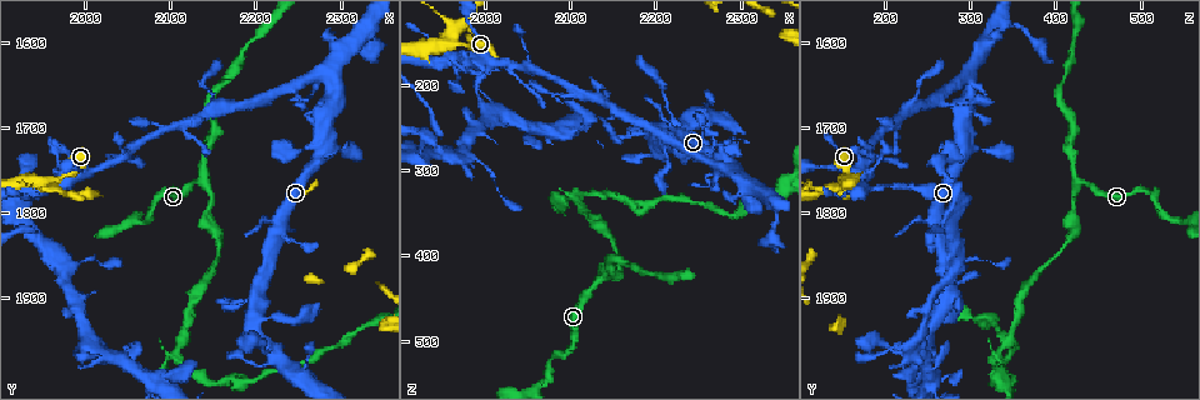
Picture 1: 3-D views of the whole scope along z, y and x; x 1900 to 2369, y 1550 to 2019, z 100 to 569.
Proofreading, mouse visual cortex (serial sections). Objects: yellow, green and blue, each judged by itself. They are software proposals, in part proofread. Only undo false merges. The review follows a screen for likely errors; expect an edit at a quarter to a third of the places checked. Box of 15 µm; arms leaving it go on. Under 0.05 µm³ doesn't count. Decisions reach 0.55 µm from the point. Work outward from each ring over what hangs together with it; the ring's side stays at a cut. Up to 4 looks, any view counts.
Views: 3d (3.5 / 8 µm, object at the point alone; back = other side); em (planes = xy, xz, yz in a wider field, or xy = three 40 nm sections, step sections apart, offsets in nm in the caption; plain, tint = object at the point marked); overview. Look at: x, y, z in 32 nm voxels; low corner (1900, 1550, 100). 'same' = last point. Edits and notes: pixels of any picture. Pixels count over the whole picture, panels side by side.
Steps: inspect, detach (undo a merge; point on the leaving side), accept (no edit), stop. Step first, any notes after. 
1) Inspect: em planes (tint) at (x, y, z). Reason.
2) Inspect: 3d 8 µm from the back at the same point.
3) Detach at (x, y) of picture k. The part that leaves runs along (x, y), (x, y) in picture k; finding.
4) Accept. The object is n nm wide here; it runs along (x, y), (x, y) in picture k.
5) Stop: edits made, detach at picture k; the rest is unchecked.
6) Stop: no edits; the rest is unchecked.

Inspect: 3d 3.5 µm at (2140, 1765, 425).

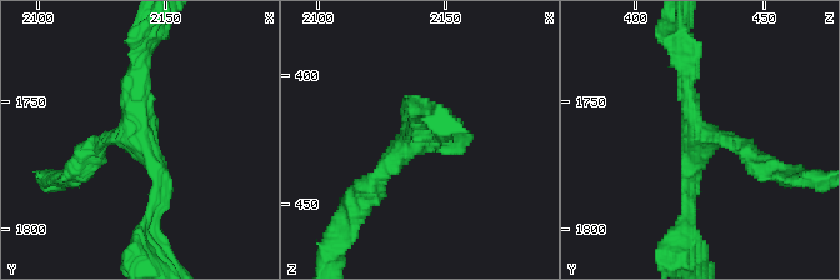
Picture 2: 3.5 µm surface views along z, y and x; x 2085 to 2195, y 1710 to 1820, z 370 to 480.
Inspect: em xy step 3 (plain) at (2137, 1766, 426). 3 arms meet here; the arms are 150, 250, 250 nm wide.

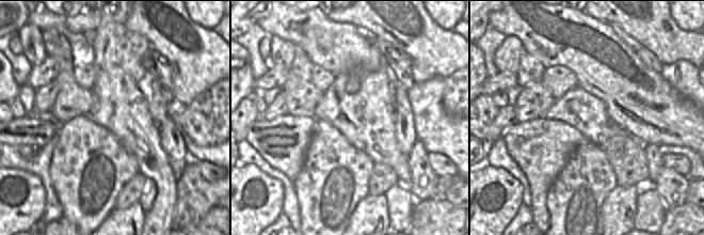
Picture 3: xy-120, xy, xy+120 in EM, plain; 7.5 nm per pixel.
Inspect: em xy step 3 (tint) at the same point.

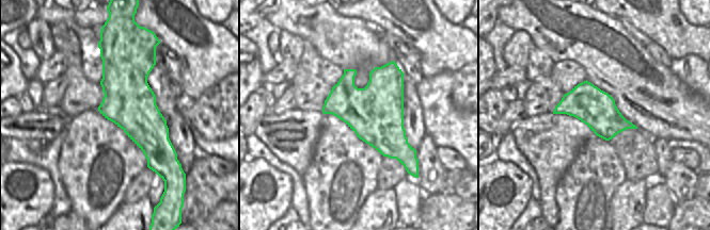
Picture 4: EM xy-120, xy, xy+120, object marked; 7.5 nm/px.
Accept. It runs along (119, 45), (158, 170) in picture 4; one cell here.

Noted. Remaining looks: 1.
Inspect: 3d 3.5 µm at (1965, 1765, 150). Branch point.

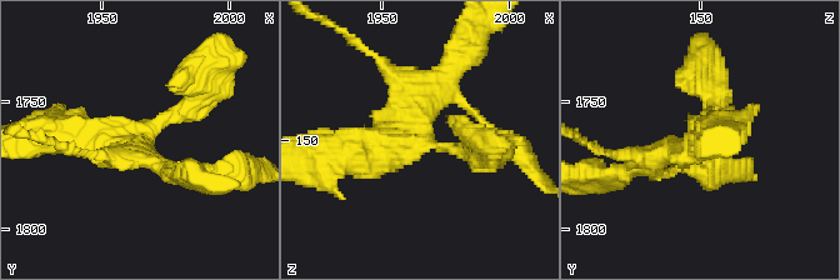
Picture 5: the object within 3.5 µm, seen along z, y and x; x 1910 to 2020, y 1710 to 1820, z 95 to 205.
Accept. 4 arms meet here; it runs along (209, 83), (144, 136), (60, 133) in picture 5; continuous, no second cell.

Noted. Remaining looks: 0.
Stop: no edits; the rest is unchecked.

